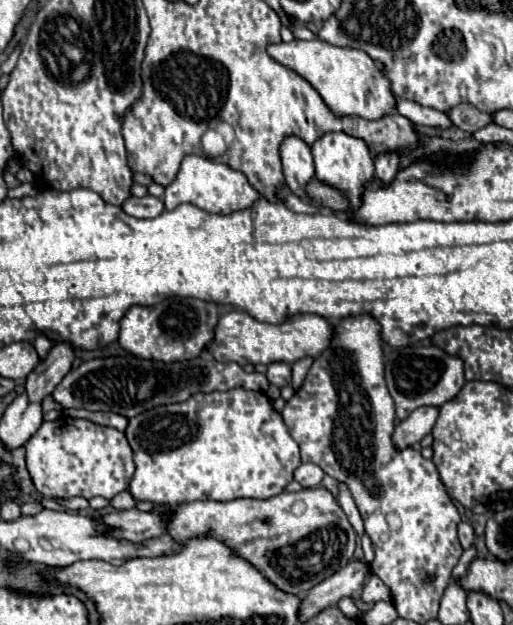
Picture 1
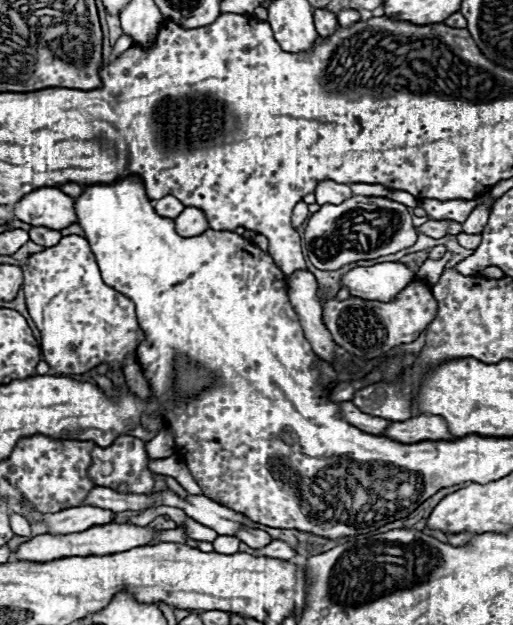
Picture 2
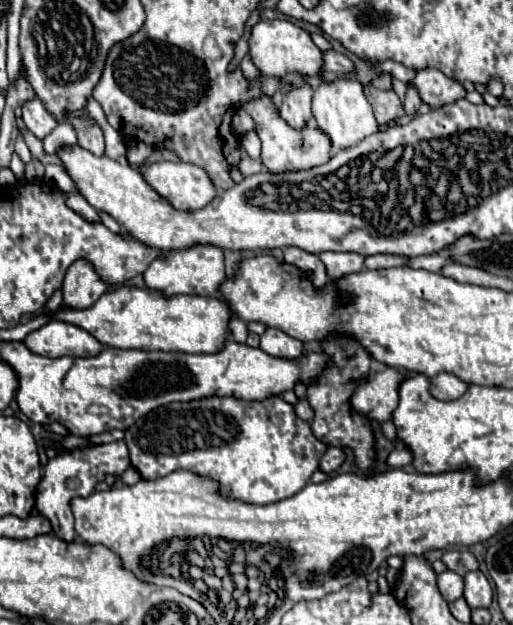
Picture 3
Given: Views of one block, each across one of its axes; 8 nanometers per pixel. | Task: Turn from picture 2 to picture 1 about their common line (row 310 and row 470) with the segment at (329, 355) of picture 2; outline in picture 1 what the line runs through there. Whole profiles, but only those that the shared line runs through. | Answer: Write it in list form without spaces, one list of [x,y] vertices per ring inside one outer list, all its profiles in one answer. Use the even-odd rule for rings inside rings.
[[[302,464],[294,472],[294,480],[300,482],[304,488],[316,488],[316,486],[320,486],[322,476],[324,476],[324,472],[316,464]]]

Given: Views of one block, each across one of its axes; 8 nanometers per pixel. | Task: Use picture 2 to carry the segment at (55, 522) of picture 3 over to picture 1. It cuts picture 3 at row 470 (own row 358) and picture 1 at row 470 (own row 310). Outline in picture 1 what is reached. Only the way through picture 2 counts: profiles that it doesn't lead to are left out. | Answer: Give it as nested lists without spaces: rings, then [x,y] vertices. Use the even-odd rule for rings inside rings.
[[[88,420],[42,422],[40,430],[26,444],[26,464],[40,494],[48,498],[104,496],[112,498],[126,490],[134,476],[134,460],[128,440],[110,426],[98,426]]]

